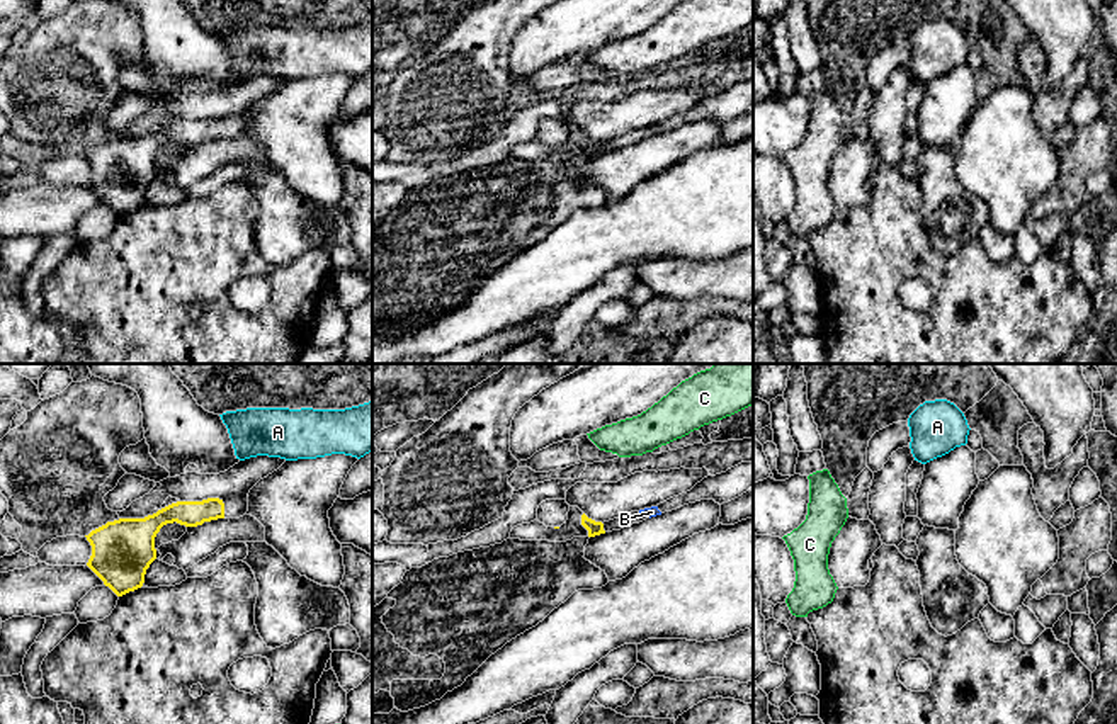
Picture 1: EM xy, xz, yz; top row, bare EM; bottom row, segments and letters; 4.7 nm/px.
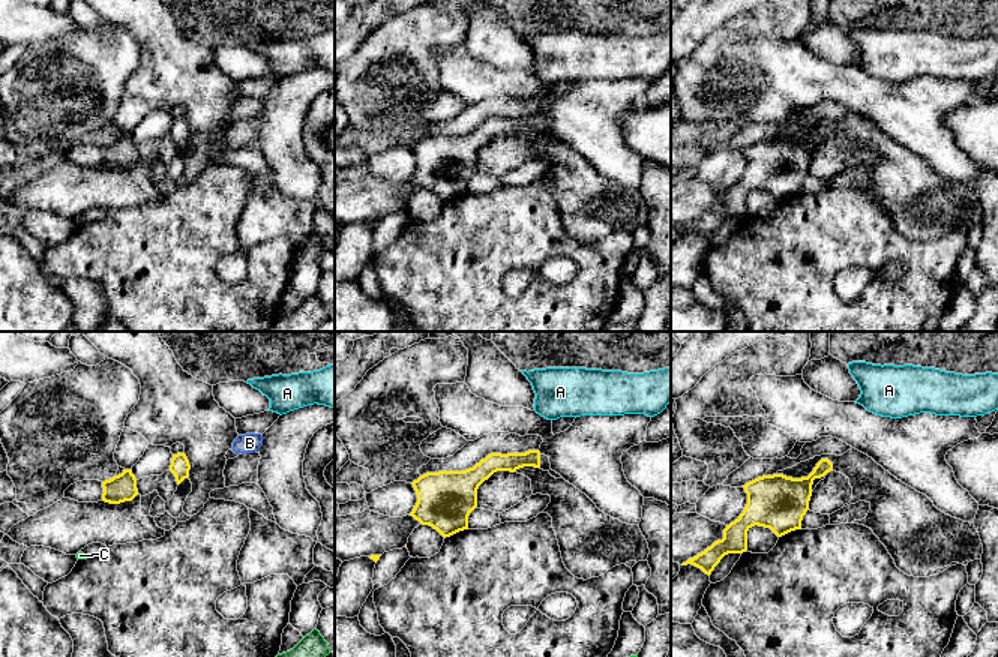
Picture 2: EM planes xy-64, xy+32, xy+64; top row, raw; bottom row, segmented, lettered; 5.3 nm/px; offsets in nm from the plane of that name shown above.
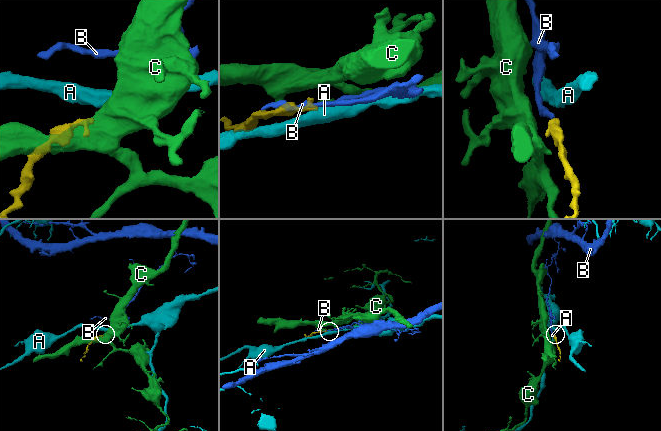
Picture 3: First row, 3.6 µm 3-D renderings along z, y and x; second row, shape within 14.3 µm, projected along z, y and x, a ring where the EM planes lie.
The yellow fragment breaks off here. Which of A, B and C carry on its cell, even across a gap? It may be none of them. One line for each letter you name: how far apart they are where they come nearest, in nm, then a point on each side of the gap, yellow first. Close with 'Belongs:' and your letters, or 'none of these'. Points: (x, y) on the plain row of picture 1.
B: 180 nm apart; from yellow across xz (602, 143), (640, 131)
Belongs: B

